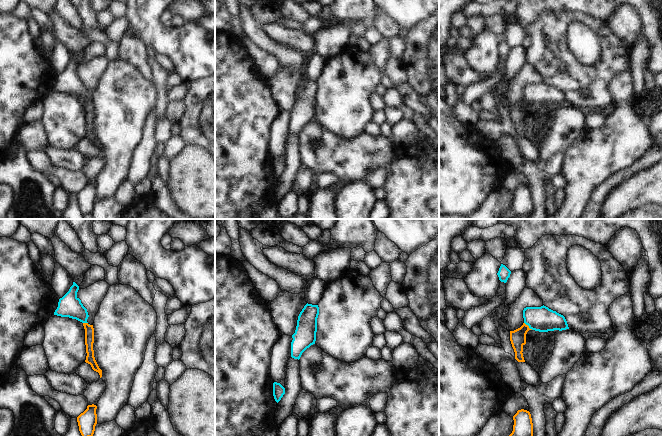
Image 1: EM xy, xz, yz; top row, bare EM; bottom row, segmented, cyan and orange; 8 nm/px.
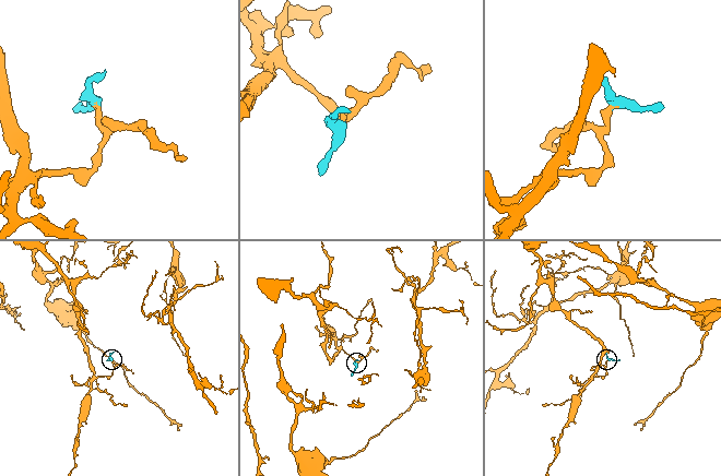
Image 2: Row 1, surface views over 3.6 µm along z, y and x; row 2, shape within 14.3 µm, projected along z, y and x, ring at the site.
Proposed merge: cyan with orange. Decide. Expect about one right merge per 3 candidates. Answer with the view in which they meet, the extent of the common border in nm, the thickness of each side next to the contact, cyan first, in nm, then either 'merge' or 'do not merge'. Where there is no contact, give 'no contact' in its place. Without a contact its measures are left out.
contact in yz; length 90 nm; calibres 200 and 130 nm; merge

